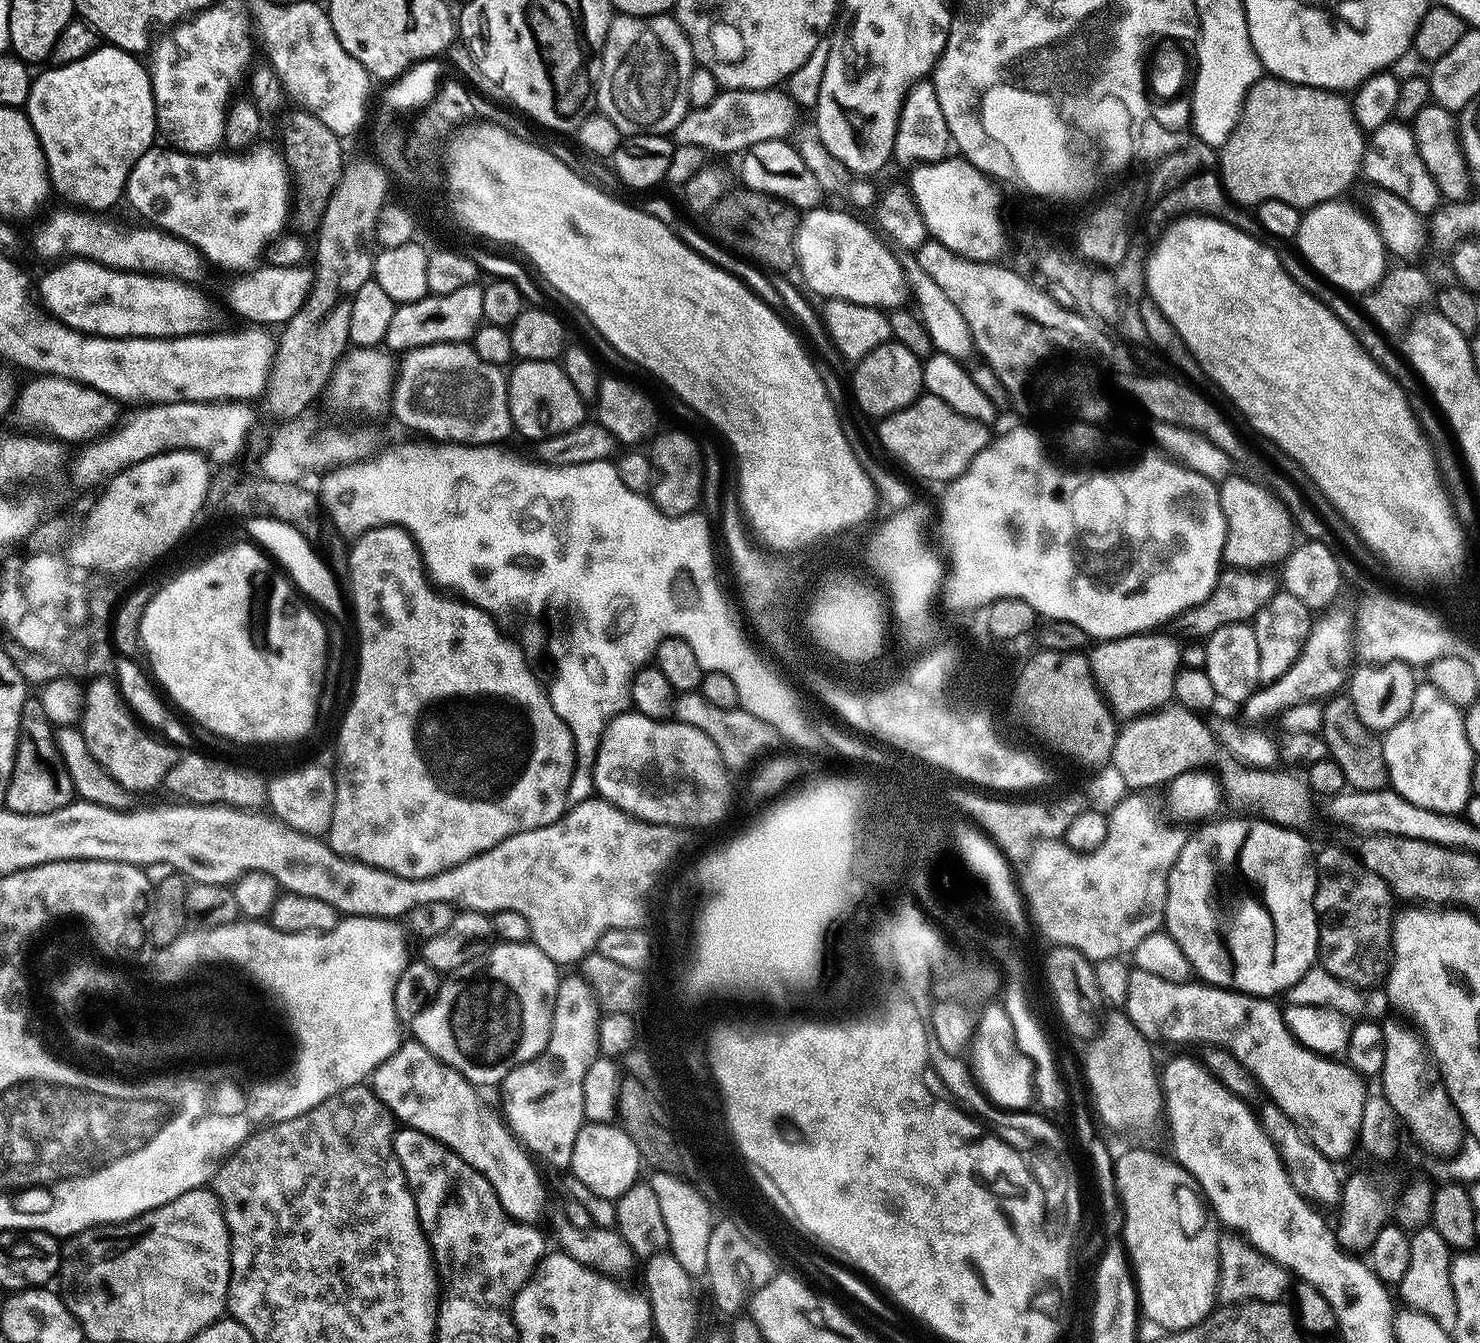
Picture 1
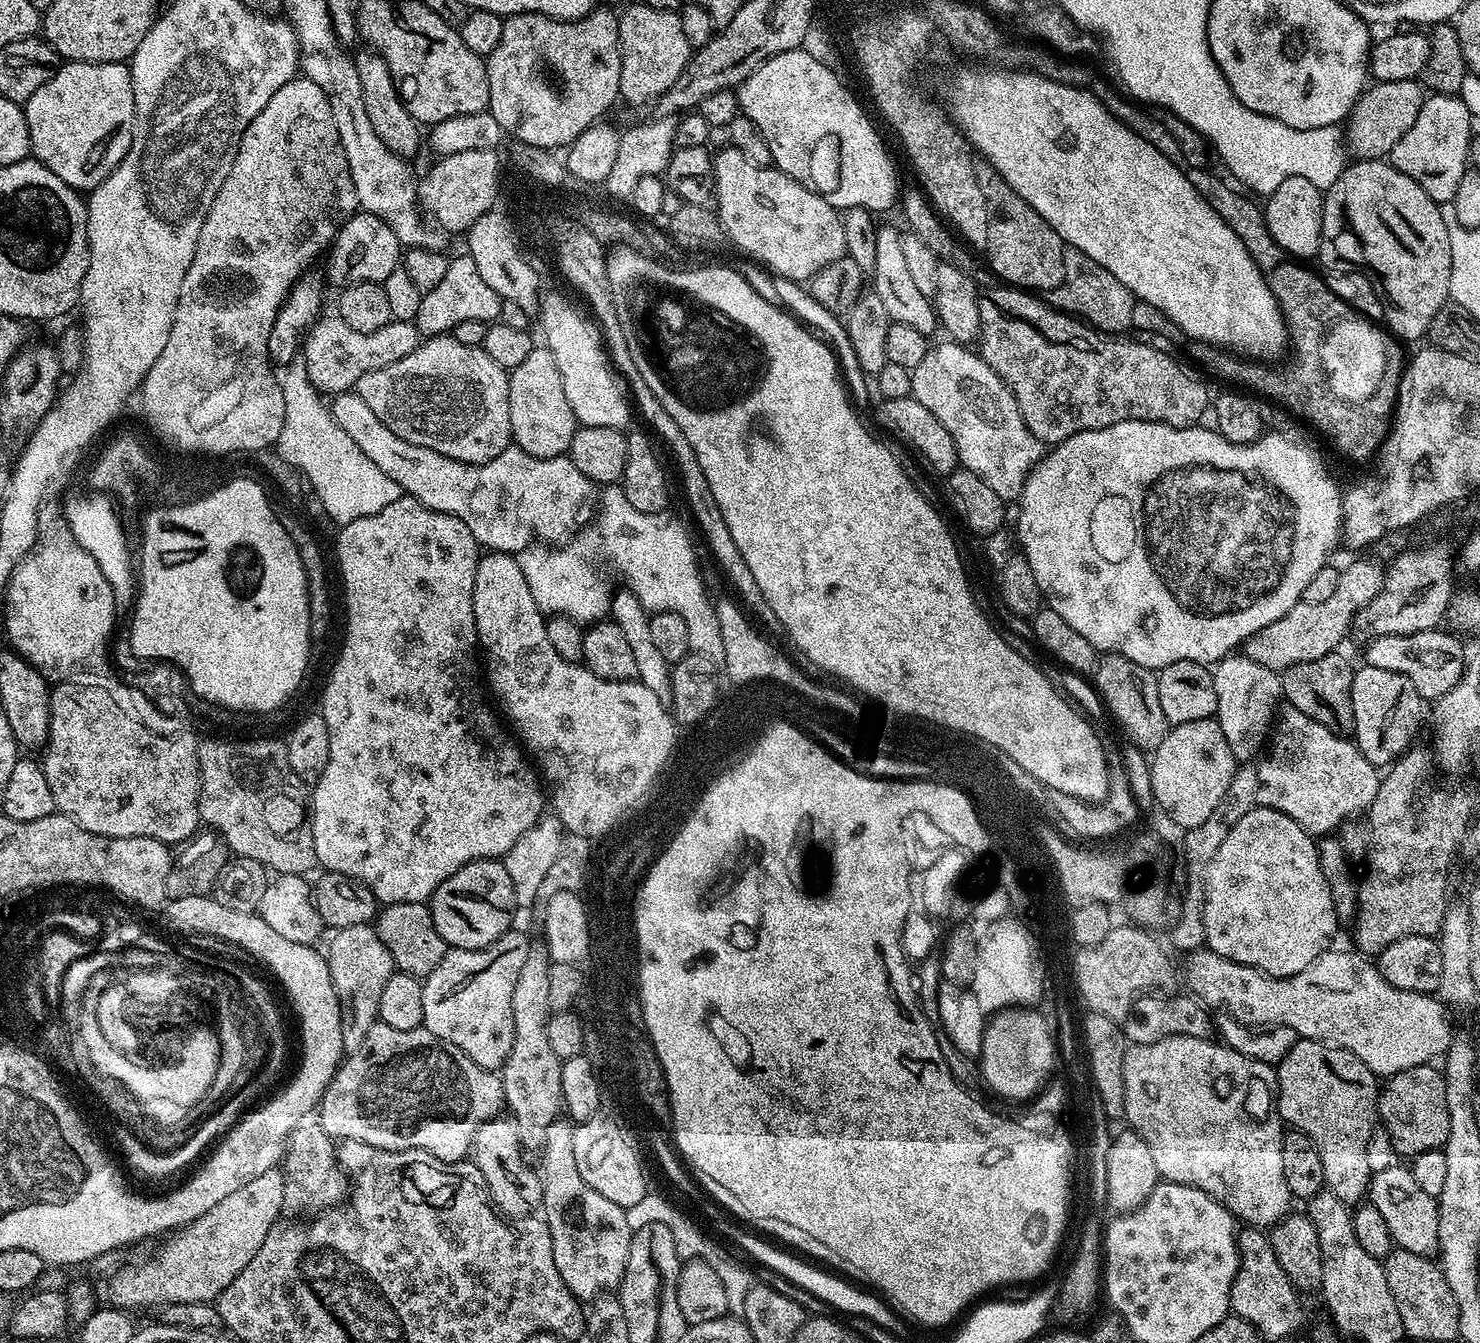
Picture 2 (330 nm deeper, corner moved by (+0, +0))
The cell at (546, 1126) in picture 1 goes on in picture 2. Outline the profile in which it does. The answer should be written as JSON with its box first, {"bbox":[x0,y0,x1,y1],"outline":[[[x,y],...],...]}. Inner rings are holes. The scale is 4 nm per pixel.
{"bbox":[541,1118,633,1302],"outline":[[[557,1118],[546,1130],[546,1142],[542,1149],[544,1170],[542,1169],[541,1198],[542,1218],[548,1223],[550,1238],[554,1242],[554,1266],[558,1266],[558,1274],[581,1302],[591,1302],[598,1296],[619,1289],[624,1272],[628,1268],[628,1259],[632,1253],[633,1229],[626,1222],[626,1209],[618,1206],[618,1202],[610,1202],[578,1174],[578,1162],[574,1162],[573,1125],[567,1119]]]}

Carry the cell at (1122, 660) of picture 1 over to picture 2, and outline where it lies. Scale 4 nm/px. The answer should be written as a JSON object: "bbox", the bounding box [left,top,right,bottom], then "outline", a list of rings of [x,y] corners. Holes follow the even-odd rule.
{"bbox":[1242,559,1385,673],"outline":[[[1375,559],[1356,560],[1347,569],[1341,571],[1338,578],[1338,590],[1334,590],[1326,602],[1306,602],[1301,600],[1295,604],[1278,622],[1270,622],[1258,634],[1245,640],[1242,645],[1243,655],[1261,663],[1269,670],[1281,673],[1284,669],[1298,662],[1314,662],[1314,658],[1322,658],[1326,654],[1337,651],[1344,640],[1344,635],[1352,628],[1352,620],[1359,617],[1368,603],[1382,590],[1385,569]]]}

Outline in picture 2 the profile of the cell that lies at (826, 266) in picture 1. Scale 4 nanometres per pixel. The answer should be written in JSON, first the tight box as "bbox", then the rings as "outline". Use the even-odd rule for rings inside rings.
{"bbox":[712,148,844,282],"outline":[[[724,148],[714,156],[712,176],[716,179],[714,208],[726,230],[729,241],[737,244],[742,251],[755,261],[766,266],[768,272],[777,277],[797,282],[811,281],[812,275],[822,266],[834,262],[844,250],[844,221],[841,213],[830,206],[818,194],[802,187],[797,180],[786,175],[775,166],[763,168],[755,164],[740,148]]]}

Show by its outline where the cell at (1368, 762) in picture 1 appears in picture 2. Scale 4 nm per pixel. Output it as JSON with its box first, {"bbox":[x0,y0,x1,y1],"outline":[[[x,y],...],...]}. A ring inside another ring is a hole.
{"bbox":[1279,651,1354,738],"outline":[[[1339,651],[1314,658],[1314,662],[1298,662],[1279,673],[1280,690],[1283,699],[1293,705],[1295,711],[1314,718],[1326,730],[1341,738],[1351,737],[1354,733],[1354,702],[1352,701],[1352,673],[1354,664]]]}

